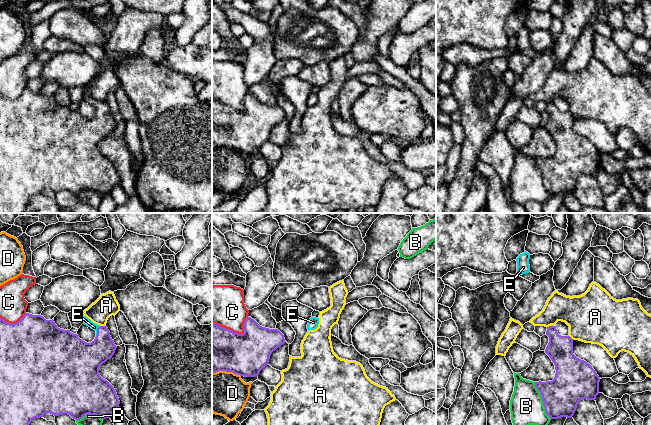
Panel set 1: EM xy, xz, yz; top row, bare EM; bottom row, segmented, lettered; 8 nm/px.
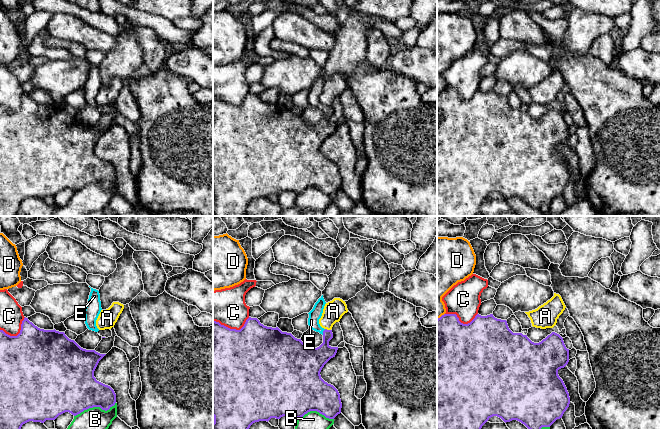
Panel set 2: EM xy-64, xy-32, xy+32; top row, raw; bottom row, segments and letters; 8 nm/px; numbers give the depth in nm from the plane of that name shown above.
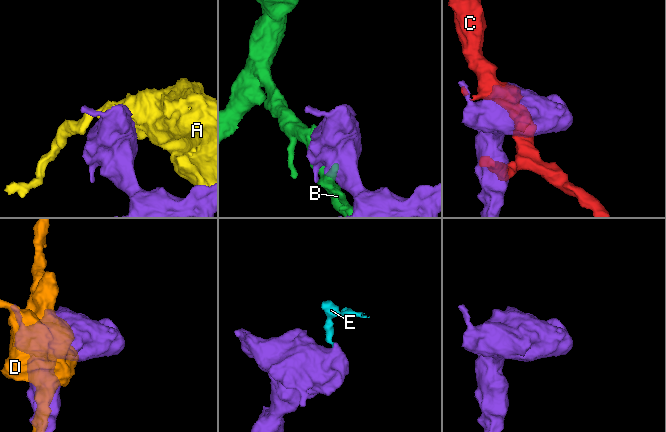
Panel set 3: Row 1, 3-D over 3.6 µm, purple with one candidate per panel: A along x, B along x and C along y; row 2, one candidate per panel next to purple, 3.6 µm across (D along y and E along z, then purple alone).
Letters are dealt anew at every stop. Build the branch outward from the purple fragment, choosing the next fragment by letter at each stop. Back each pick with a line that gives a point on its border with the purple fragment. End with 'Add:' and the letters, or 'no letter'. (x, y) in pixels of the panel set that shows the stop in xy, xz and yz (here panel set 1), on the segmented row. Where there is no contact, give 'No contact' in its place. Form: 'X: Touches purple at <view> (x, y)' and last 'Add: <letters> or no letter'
E: Touches purple at xy (97, 330)
Add: E

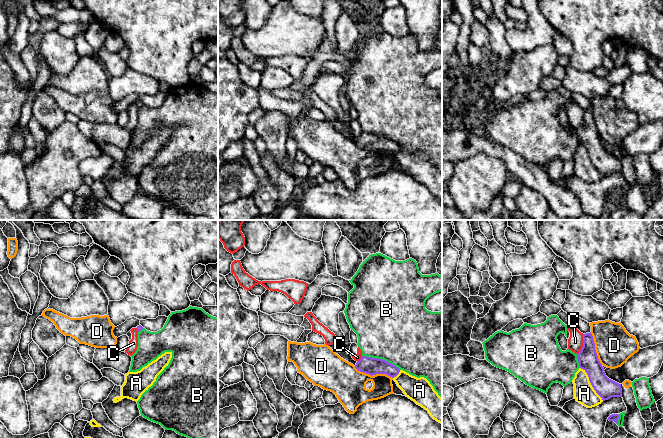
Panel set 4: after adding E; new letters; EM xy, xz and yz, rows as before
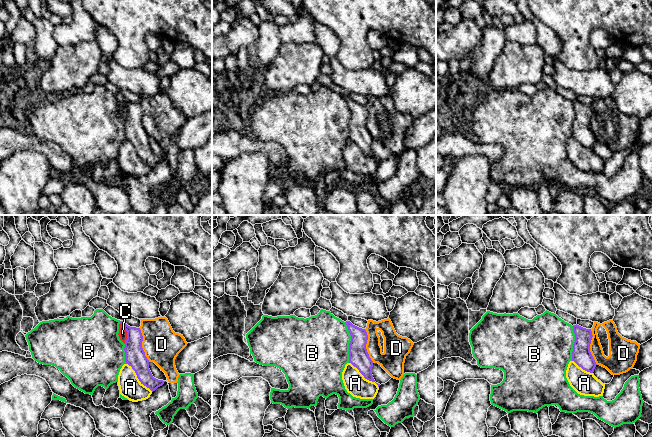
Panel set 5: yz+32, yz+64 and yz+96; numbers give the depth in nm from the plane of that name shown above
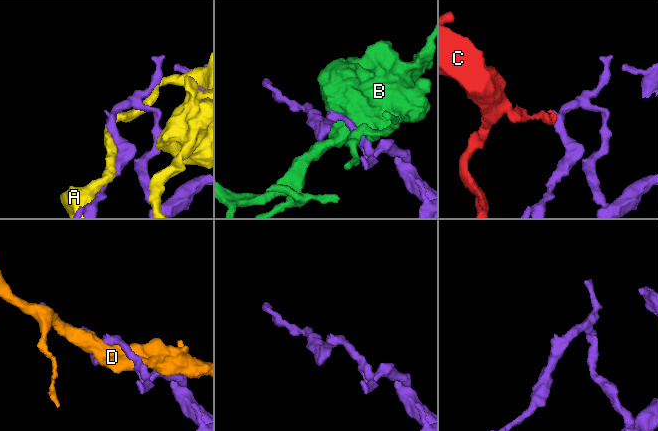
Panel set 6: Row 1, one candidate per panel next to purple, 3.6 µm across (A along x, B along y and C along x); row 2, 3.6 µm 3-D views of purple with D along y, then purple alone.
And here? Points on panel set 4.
Add: no letter

